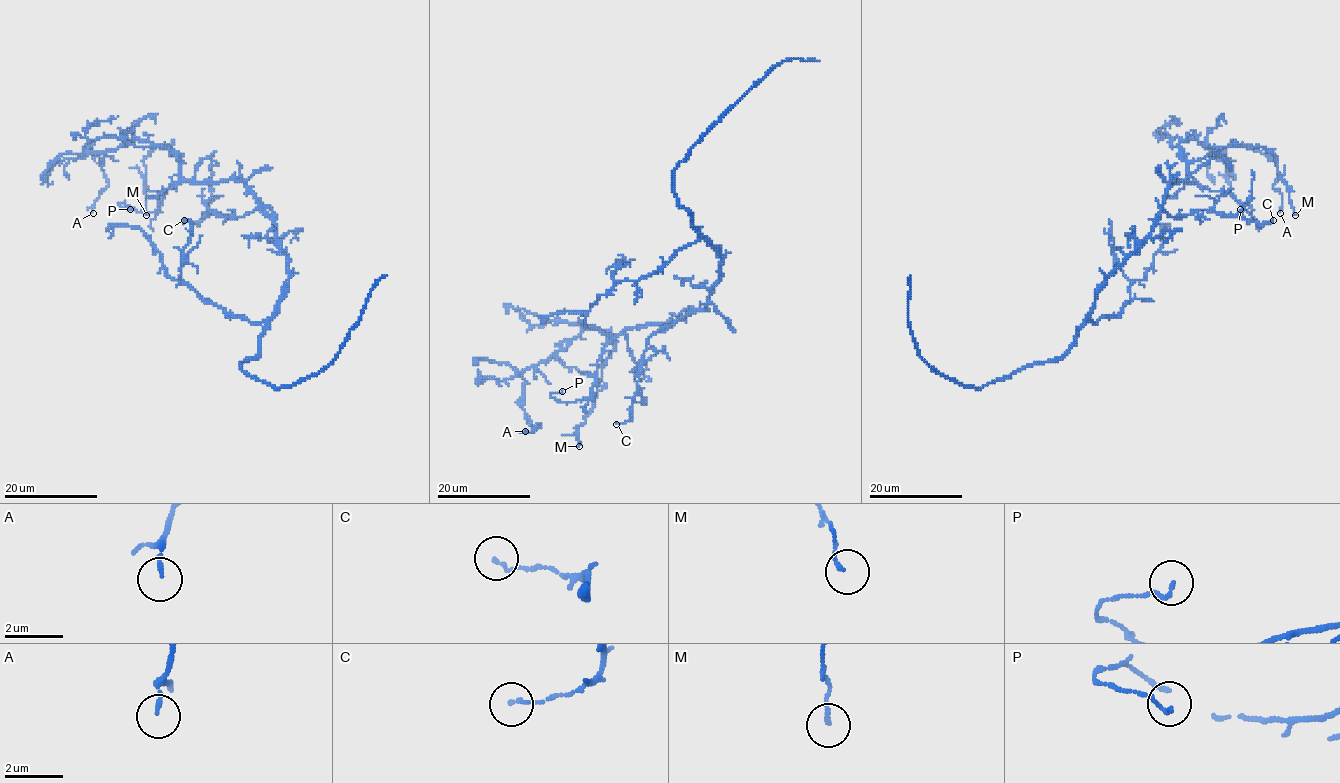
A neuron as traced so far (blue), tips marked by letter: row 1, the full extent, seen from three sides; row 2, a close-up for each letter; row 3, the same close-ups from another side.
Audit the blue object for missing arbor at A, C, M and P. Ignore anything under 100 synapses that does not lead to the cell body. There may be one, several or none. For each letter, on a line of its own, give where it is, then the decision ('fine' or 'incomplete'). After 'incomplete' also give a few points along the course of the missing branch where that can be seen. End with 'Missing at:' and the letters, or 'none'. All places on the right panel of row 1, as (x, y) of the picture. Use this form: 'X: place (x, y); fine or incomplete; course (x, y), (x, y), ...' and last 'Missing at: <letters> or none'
A: place (1280, 213); fine
C: place (1273, 220); fine
M: place (1295, 215); fine
P: place (1240, 209); fine
Missing at: none

